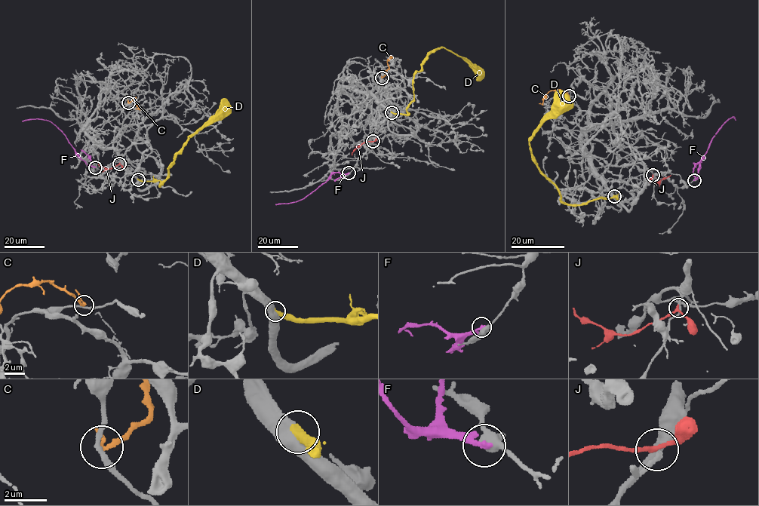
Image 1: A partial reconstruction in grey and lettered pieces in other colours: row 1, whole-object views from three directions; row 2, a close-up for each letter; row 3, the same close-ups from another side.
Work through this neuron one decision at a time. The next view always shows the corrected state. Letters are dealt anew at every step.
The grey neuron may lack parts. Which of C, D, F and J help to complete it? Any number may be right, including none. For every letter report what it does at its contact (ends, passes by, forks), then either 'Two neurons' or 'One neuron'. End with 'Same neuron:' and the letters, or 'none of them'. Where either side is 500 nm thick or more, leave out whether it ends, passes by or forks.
C: It passes by. Two neurons
D: One neuron
F: Two neurons
J: It passes by. One neuron
Same neuron: D, J

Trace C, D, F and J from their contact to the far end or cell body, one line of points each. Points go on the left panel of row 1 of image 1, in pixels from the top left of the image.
C: (128, 102), (134, 98), (134, 103), (138, 108), (136, 108)
D: (137, 179), (159, 181), (160, 185), (167, 175), (167, 167), (189, 136), (213, 116), (225, 114), (230, 106)
F: (94, 167), (88, 165), (80, 157), (66, 136), (50, 121), (41, 119), (22, 121)
J: (119, 164), (106, 169), (98, 164)

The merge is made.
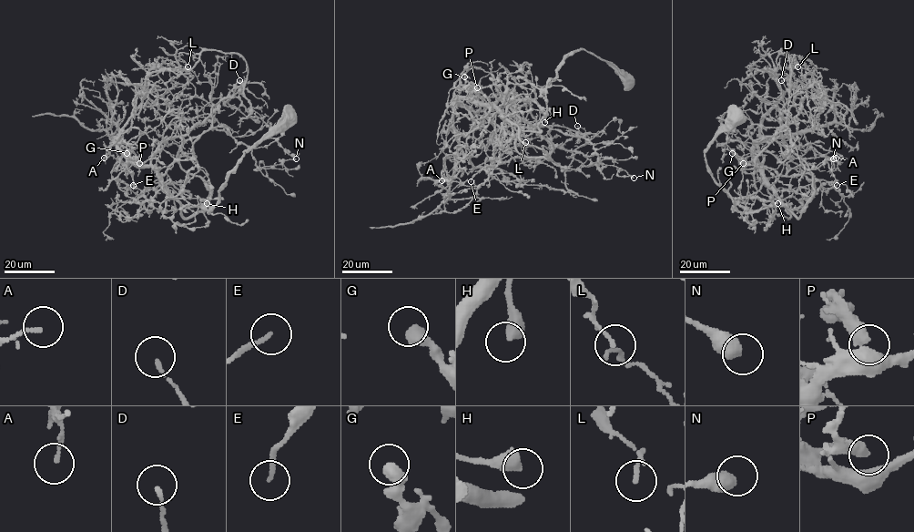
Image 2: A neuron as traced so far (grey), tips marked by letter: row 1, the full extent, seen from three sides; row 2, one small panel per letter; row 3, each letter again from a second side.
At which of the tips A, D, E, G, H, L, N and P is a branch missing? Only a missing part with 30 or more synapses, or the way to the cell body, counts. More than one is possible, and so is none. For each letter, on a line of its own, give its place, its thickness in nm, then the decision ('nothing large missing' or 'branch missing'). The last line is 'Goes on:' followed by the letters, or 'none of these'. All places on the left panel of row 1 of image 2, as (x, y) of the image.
A: place (104, 158); calibre 90 nm; nothing large missing
D: place (239, 80); calibre 120 nm; nothing large missing
E: place (133, 185); calibre 150 nm; branch missing
G: place (126, 153); calibre 500 nm; nothing large missing
H: place (207, 203); calibre 480 nm; nothing large missing
L: place (187, 66); calibre 90 nm; nothing large missing
N: place (296, 158); calibre 550 nm; nothing large missing
P: place (139, 163); calibre 460 nm; branch missing
Goes on: E, P

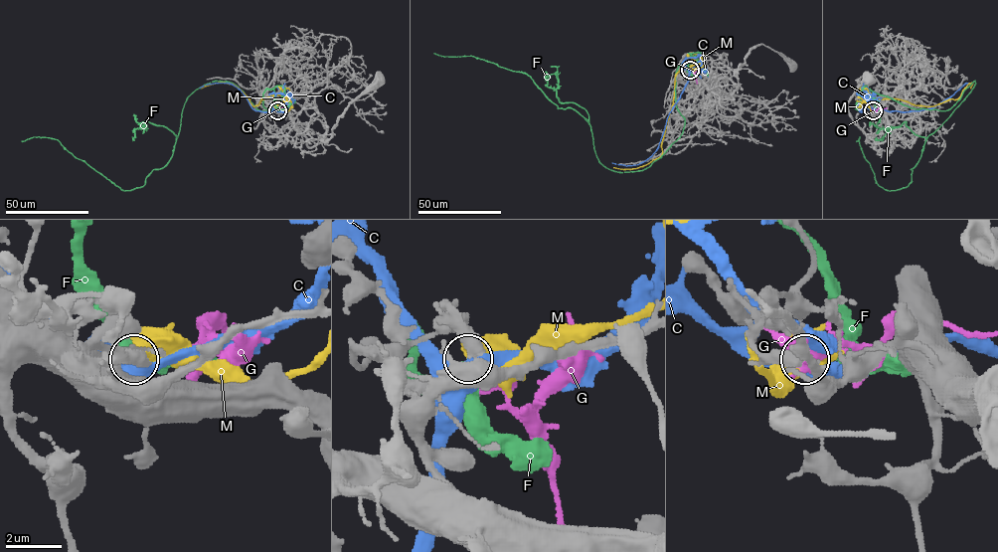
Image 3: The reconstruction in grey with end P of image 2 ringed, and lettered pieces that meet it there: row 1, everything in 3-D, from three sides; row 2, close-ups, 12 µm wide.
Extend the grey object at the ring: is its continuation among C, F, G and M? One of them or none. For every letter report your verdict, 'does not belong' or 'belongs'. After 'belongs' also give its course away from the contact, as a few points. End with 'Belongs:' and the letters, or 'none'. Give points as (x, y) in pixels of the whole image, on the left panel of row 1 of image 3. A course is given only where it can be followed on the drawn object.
C: does not belong
F: does not belong
G: belongs
M: does not belong
Belongs: G

